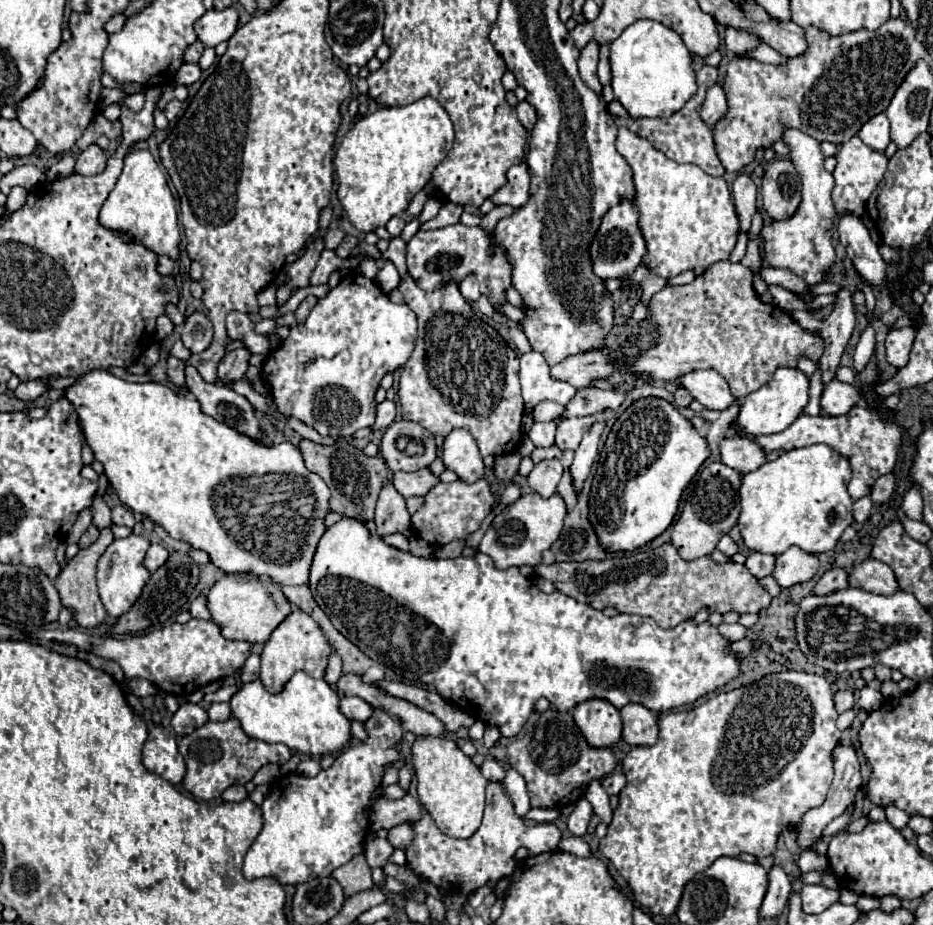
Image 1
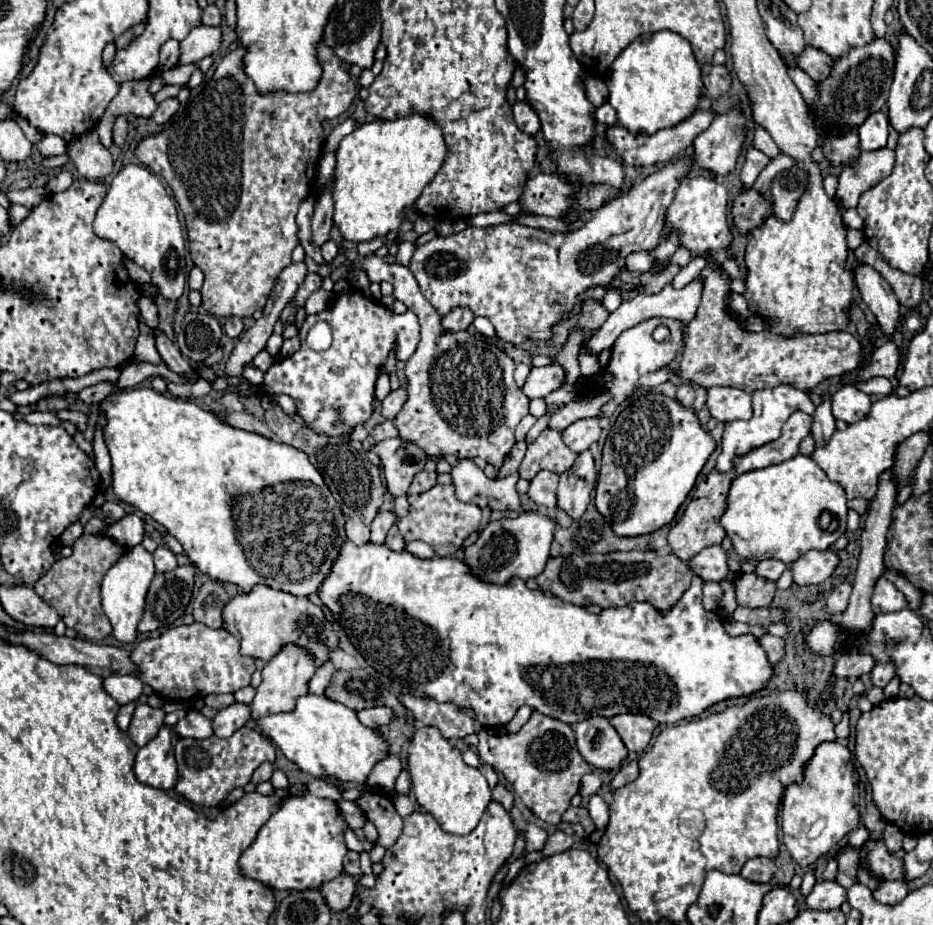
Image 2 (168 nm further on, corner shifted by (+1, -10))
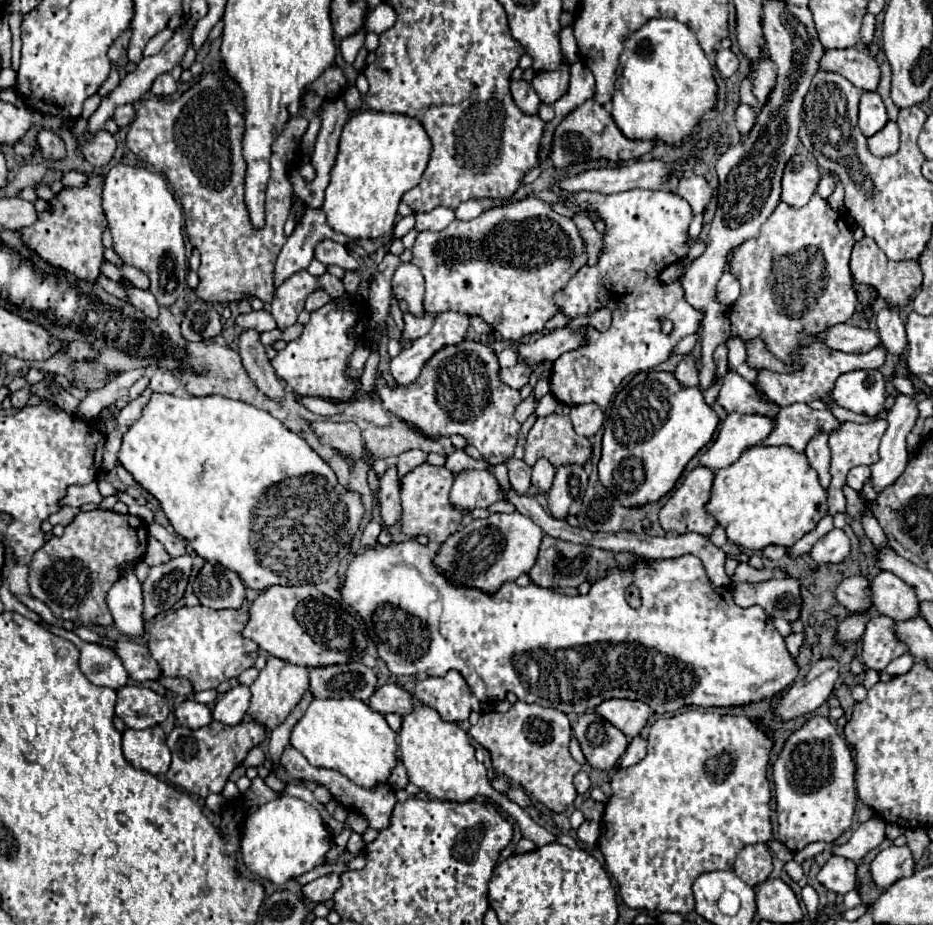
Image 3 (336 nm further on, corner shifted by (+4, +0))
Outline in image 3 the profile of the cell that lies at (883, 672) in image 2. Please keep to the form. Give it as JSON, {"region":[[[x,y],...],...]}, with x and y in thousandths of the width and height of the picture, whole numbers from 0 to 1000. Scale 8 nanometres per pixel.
{"region":[[[932,666],[924,688],[924,716],[928,722],[943,726],[950,722],[950,718],[971,705],[971,696],[967,696],[958,683],[958,675],[960,670],[952,666]]]}

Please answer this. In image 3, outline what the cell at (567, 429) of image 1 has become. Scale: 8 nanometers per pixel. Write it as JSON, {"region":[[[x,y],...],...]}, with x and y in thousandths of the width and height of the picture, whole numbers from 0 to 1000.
{"region":[[[622,437],[622,439],[613,439],[611,443],[611,452],[615,458],[617,469],[622,471],[637,471],[645,458],[647,458],[647,445],[641,437]]]}

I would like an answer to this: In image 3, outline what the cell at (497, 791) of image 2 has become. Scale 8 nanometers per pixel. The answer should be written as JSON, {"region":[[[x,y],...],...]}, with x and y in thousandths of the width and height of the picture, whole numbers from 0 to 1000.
{"region":[[[547,852],[544,856],[540,856],[547,865],[551,865],[553,869],[557,869],[559,874],[568,874],[568,871],[572,871],[572,867],[570,867],[570,863],[559,854],[559,852]]]}

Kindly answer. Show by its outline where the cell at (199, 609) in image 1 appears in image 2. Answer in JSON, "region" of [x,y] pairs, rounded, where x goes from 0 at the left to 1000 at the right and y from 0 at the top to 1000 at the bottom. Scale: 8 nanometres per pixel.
{"region":[[[230,627],[220,629],[207,651],[209,672],[215,672],[224,679],[237,679],[239,677],[237,659],[243,651],[245,651],[245,642],[241,640],[237,629]]]}

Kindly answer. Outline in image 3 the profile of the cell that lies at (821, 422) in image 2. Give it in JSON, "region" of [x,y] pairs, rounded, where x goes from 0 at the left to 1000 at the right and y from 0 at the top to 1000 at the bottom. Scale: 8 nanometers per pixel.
{"region":[[[877,469],[868,476],[868,480],[862,486],[862,493],[866,495],[866,502],[877,510],[877,519],[883,528],[890,525],[890,486],[887,486],[887,471]]]}

